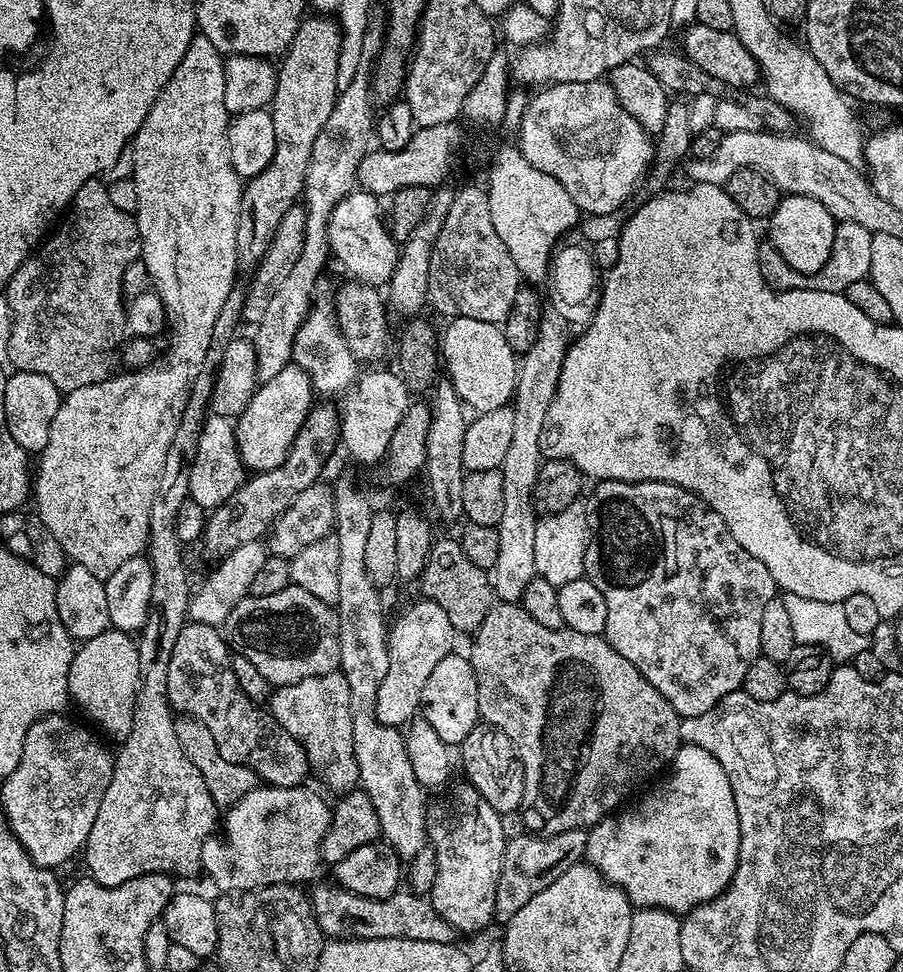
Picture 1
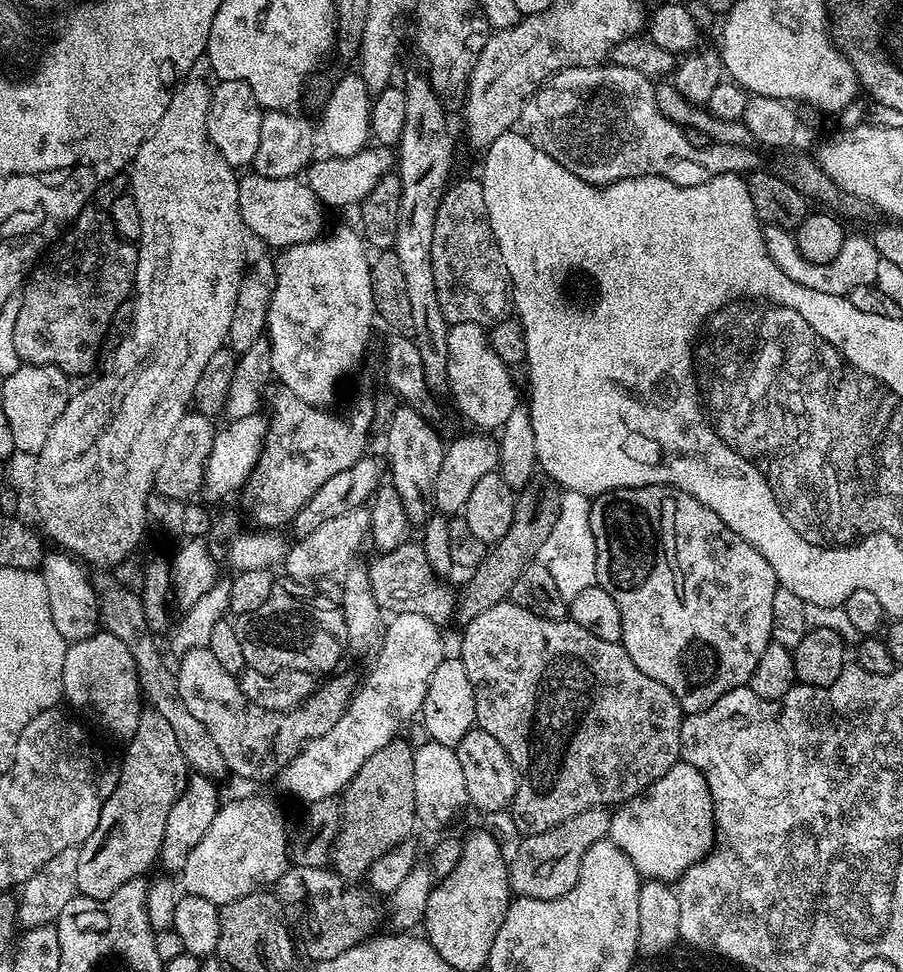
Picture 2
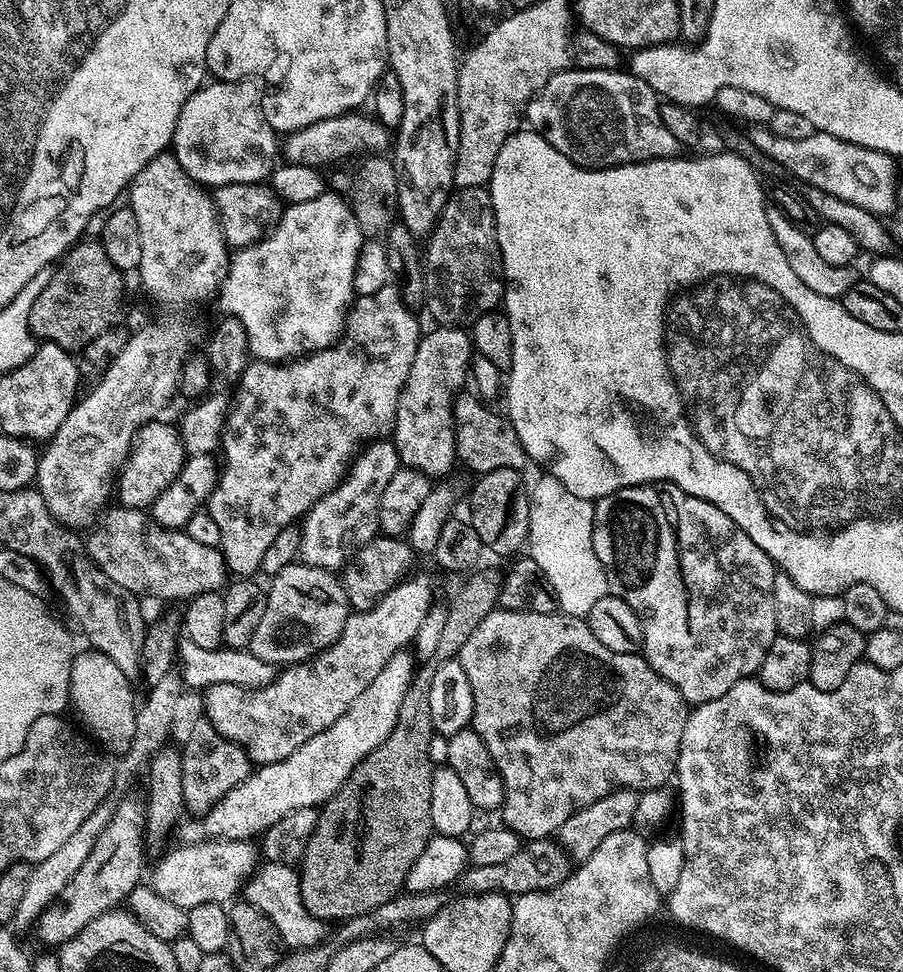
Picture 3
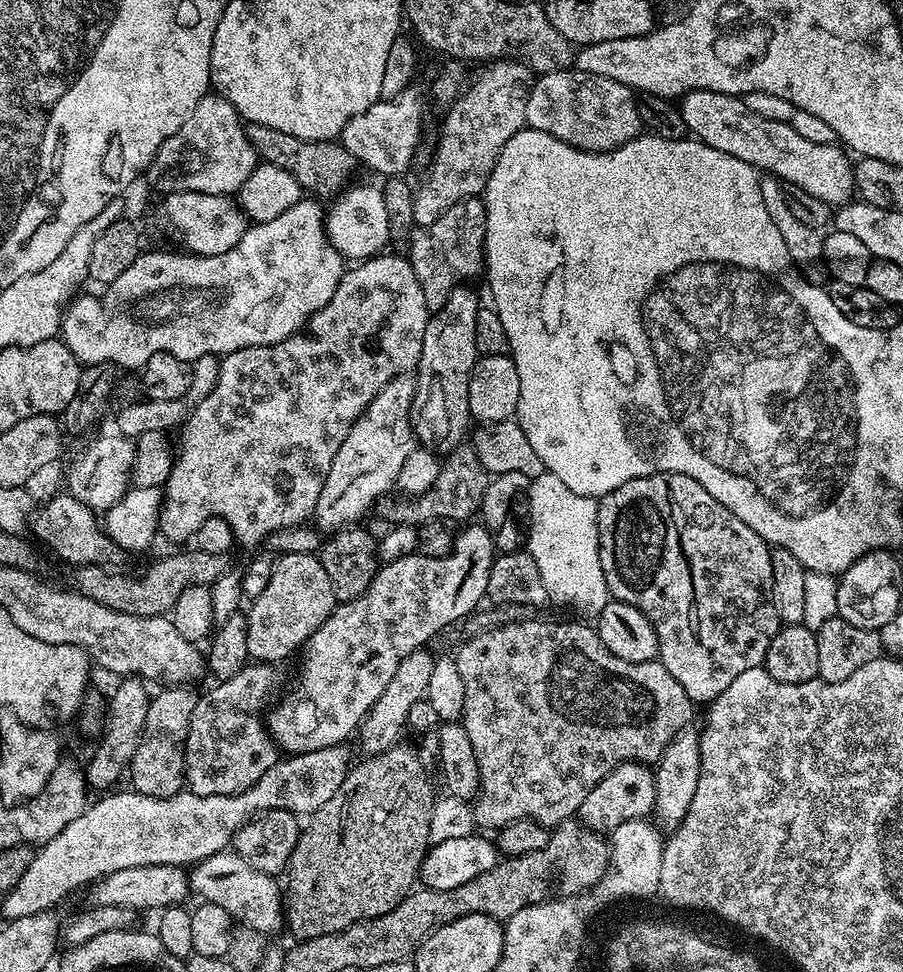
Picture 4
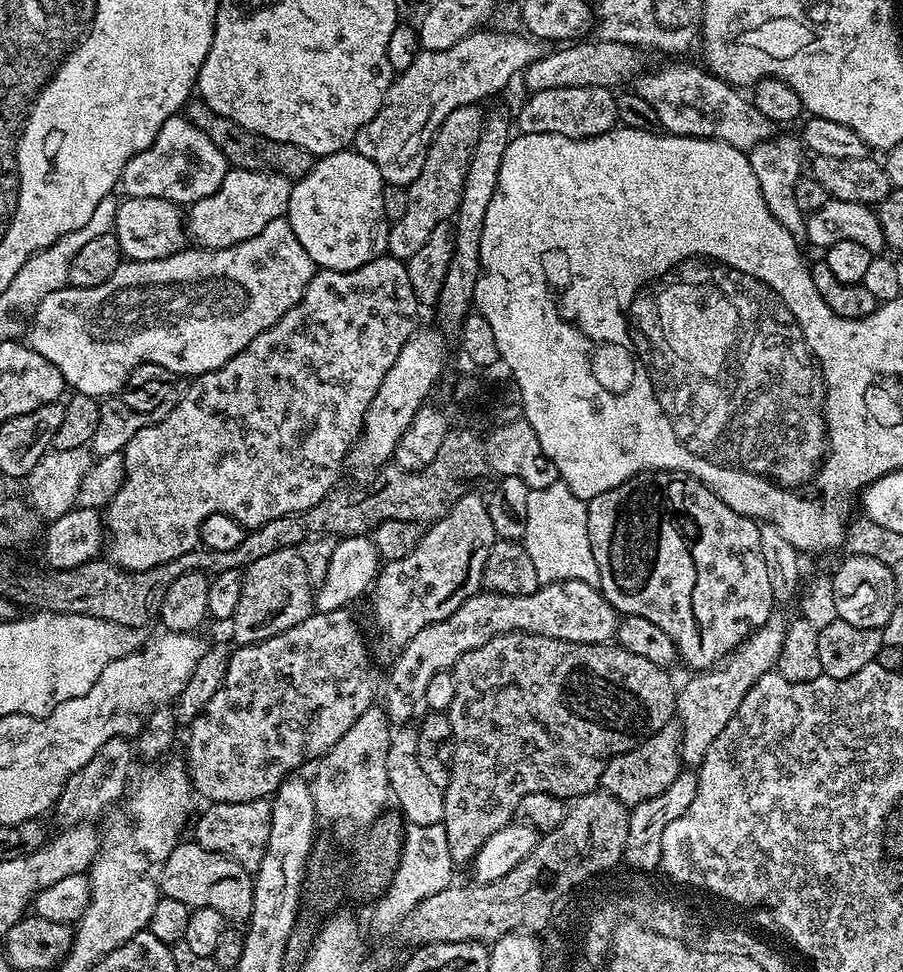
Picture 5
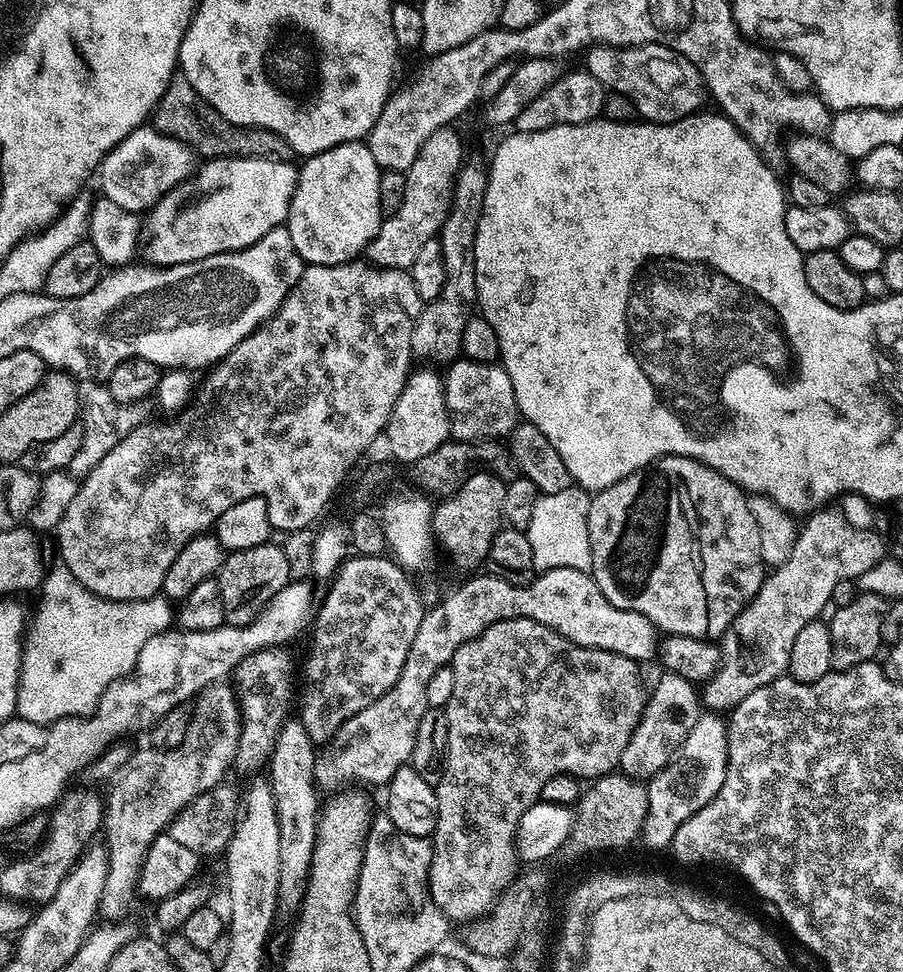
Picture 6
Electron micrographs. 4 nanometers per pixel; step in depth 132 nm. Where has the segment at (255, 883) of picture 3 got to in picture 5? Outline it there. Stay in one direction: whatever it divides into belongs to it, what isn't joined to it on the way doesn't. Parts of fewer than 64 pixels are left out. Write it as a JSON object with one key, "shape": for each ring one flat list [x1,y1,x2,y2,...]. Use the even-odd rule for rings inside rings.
{"shape":[[195,842,184,843,177,843,170,858,166,858,166,866,162,866,161,893,178,902,186,902,186,906,191,909,209,908,218,910,229,921,247,921,254,902,254,880,249,872,228,856,206,850]]}

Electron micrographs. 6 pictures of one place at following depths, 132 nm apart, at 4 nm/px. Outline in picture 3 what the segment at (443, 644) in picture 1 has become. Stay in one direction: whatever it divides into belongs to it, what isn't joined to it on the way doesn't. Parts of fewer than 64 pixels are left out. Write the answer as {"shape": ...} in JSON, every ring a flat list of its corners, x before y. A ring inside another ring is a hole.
{"shape":[[411,651,396,652,390,662,382,668,382,674,362,695,330,726,310,738,282,762,261,764,247,776,234,790,227,792,209,812,196,818,185,819,179,825,180,834,185,845,197,843,201,837,209,840,246,840,259,837,267,828,274,826,278,818,294,814,294,810,303,808,319,809,328,803,328,799,348,779,351,772,375,748,382,746,387,736,394,730,398,719,398,710,411,685,418,664]]}

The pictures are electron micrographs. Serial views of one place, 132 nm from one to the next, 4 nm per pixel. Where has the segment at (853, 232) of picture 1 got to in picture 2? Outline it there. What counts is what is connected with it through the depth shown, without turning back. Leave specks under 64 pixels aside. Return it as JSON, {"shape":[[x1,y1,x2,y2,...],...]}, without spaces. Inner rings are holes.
{"shape":[[776,224,763,225,763,229,766,254,774,258,774,266,778,266,778,270,782,270,782,274,786,274,790,282,798,282,798,286,806,286,806,290,818,290,822,294,834,294,847,298,850,290,876,282,881,259,878,250,872,245,867,235,845,235,842,250,838,250,838,258,834,258,834,262,819,264,810,262,808,258,802,258,796,245,795,235,789,229,780,228]]}

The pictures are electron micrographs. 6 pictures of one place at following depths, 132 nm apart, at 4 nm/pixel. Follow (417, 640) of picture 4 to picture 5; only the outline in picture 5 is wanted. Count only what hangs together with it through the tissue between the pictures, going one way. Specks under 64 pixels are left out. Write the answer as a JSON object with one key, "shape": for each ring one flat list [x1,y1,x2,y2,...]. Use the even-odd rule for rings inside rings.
{"shape":[[473,490,462,498,458,498,458,502,455,506,452,507,442,519,427,525,422,542,418,542,418,546,413,552,406,554,406,558,389,560,381,567,374,581,374,593,376,592,376,616,380,619,380,624,384,627,385,634,388,635,388,644,393,650,403,648,406,642,410,642,410,638,414,638,414,634,418,634,418,630,422,630,434,622,442,622,442,618,450,618,450,614,454,614,454,610,458,610,458,606,462,606,462,602,466,602,470,597,481,591,484,582,484,571,486,570,486,558,490,558,490,550,498,537,494,530,494,522,490,520,490,510,488,508,487,499,485,499,483,495,480,497,478,493,479,491]]}

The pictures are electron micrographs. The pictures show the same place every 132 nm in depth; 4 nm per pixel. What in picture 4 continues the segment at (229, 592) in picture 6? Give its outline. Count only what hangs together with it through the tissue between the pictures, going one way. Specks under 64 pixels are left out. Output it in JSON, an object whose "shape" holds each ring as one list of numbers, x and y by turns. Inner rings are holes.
{"shape":[[283,554,273,563,270,582,256,600,251,601,252,609,246,612,246,646,249,657,256,662,277,662,284,660,292,651,303,649,304,645,326,622,332,609,337,605,334,590,326,570,321,566,319,555]]}

